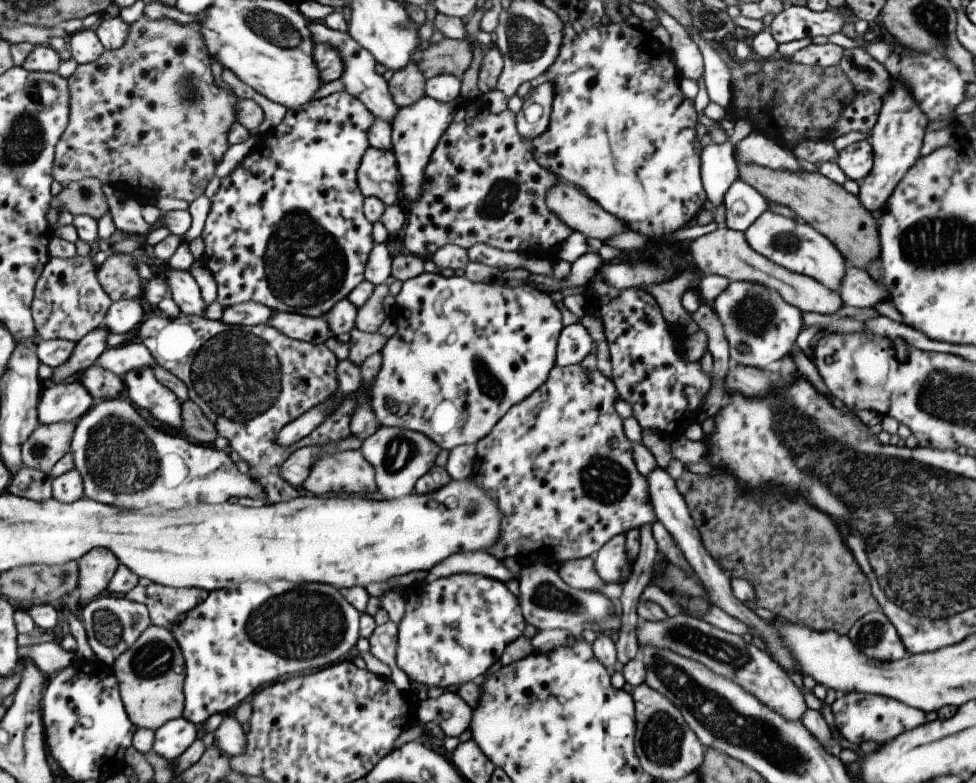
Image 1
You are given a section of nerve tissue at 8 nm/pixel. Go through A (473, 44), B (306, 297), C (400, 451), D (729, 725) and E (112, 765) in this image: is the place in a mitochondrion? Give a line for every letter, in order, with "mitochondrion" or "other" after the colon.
A: other
B: mitochondrion
C: mitochondrion
D: mitochondrion
E: other

